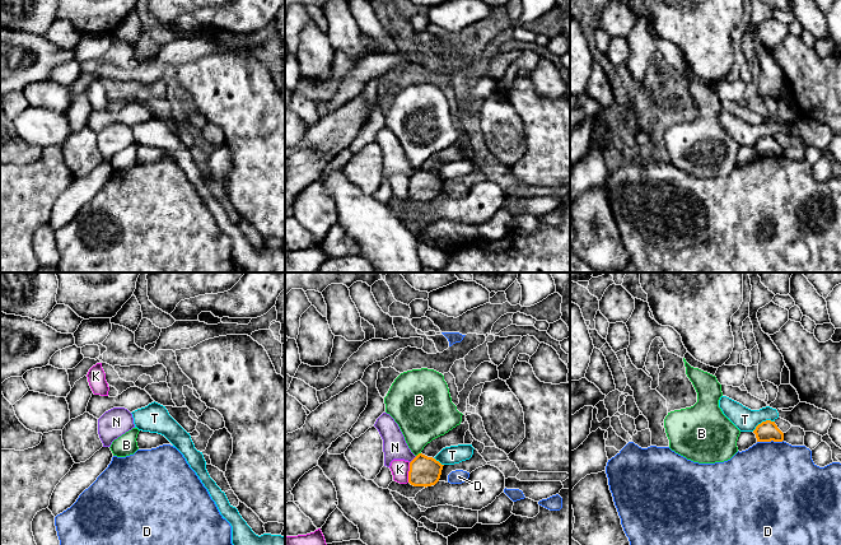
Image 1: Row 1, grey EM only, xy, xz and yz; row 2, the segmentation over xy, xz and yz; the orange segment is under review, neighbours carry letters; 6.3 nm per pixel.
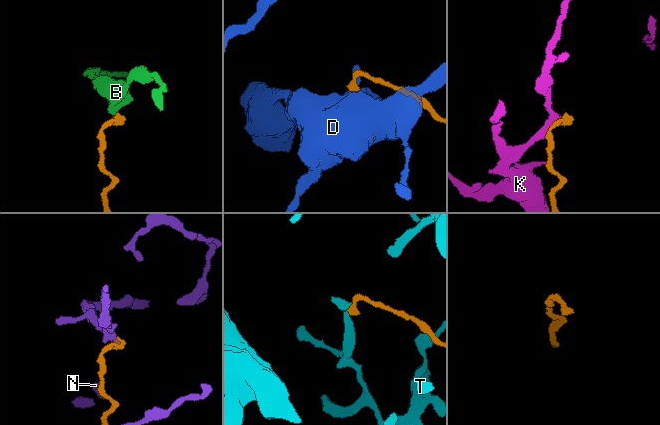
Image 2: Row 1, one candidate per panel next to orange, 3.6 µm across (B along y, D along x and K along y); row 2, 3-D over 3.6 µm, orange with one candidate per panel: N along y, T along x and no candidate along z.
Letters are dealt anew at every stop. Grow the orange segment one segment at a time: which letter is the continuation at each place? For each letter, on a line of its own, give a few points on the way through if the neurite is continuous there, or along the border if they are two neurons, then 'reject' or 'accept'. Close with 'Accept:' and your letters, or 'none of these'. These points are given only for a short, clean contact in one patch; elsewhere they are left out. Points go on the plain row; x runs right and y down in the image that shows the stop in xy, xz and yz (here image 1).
B: border along xz (420, 167), (416, 171); reject
D: reject
K: reject
N: reject
T: border along yz (774, 135), (762, 135), (752, 145); reject
Accept: none of these

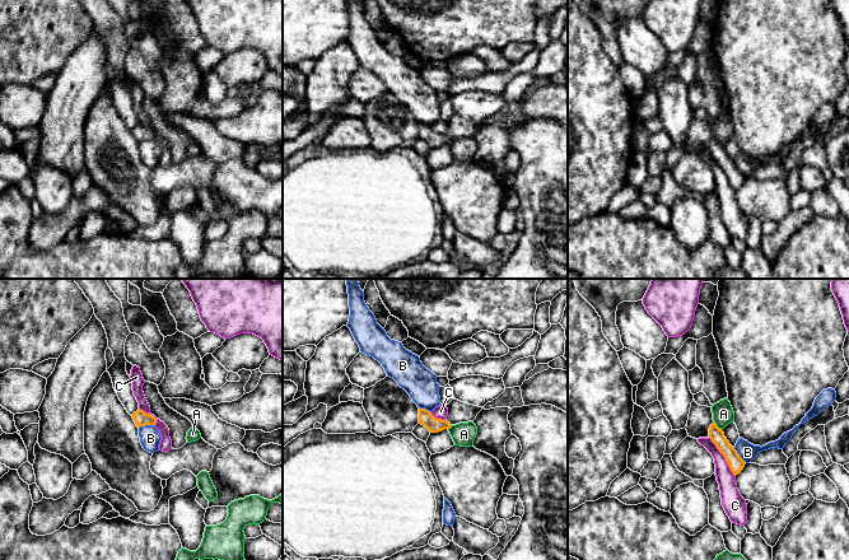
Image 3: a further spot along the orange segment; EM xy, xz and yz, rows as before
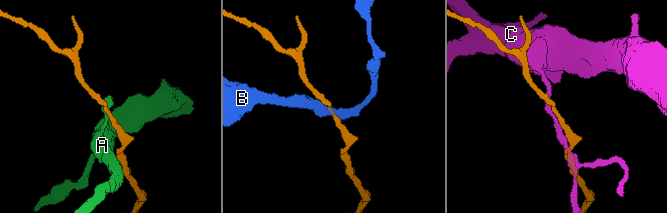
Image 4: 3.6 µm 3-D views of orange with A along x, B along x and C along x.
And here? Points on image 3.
A: border along yz (714, 136), (722, 145); reject
B: reject
C: accept
Accept: C

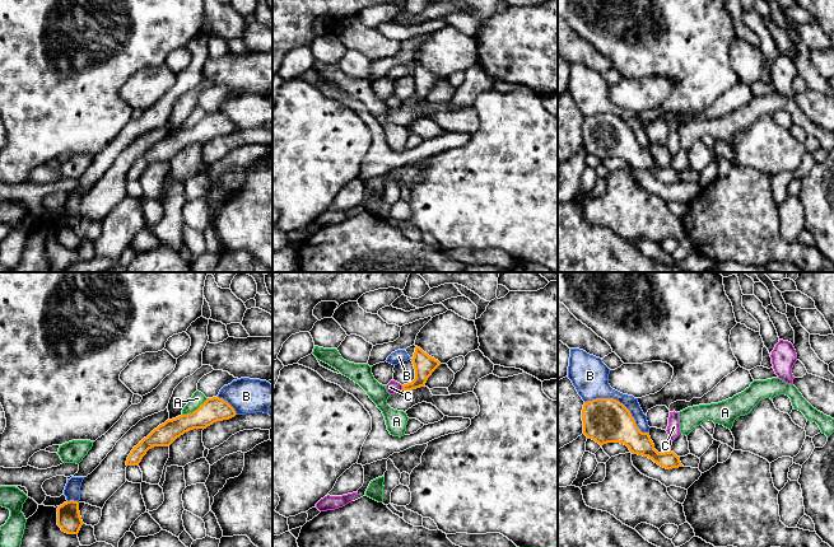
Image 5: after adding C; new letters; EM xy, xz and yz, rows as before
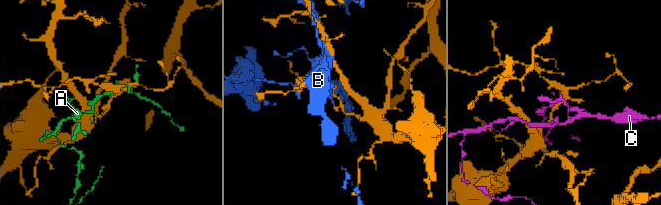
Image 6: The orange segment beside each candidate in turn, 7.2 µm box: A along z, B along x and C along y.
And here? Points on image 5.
A: accept
B: reject
C: reject
Accept: A

